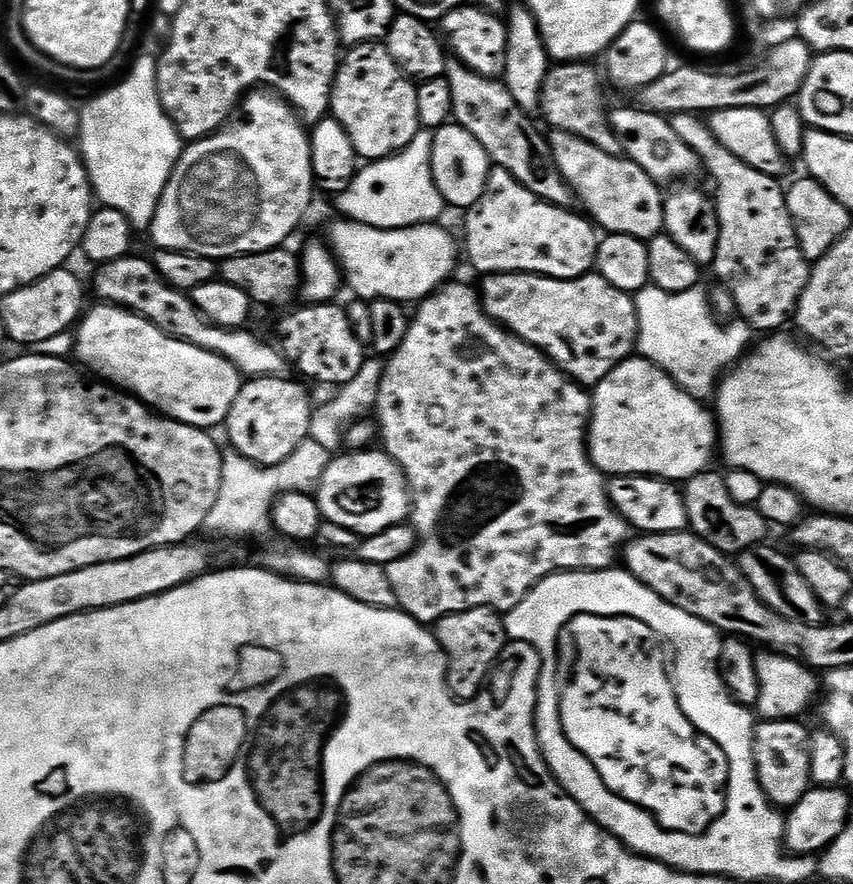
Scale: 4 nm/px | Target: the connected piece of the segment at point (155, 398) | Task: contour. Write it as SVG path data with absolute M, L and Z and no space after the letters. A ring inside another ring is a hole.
M103 302L95 306L83 313L74 328L75 359L93 377L135 396L169 420L205 430L215 429L215 424L223 425L227 421L230 406L234 406L234 398L238 398L242 387L240 372L231 362L210 350L168 336L126 308Z

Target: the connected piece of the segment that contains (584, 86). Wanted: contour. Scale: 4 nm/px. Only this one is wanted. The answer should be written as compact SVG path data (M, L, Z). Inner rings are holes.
M560 62L548 70L544 91L541 94L539 115L549 124L549 129L572 134L606 150L606 154L615 156L623 153L624 147L614 134L609 113L604 112L604 84L598 73L588 62Z

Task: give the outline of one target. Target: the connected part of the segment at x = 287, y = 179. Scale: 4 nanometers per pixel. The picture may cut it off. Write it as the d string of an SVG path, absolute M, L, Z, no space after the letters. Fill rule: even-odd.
M252 90L244 97L239 109L238 118L215 132L213 136L207 136L204 140L189 143L181 151L180 161L172 170L170 182L166 182L166 190L158 202L158 210L152 219L150 235L156 243L157 249L165 248L175 252L189 252L195 256L205 256L214 261L225 260L231 256L241 256L242 254L258 254L271 248L278 248L287 245L288 239L296 232L296 227L304 220L304 215L308 212L308 207L312 204L312 188L314 192L314 181L312 179L312 141L309 129L303 119L298 115L295 108L287 100L268 90Z

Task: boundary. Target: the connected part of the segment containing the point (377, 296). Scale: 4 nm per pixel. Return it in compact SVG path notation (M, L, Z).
M336 218L336 221L328 228L328 237L326 237L326 243L336 258L336 263L340 266L343 279L352 287L351 295L361 300L367 300L369 302L374 300L397 300L399 304L405 306L411 305L413 302L419 302L421 300L427 300L433 292L444 287L445 284L449 283L453 279L452 271L456 268L456 248L458 252L458 240L451 236L446 229L440 228L439 223L434 224L419 224L413 228L375 228L374 226L366 226L365 224L358 224L355 220L349 220L347 218Z

